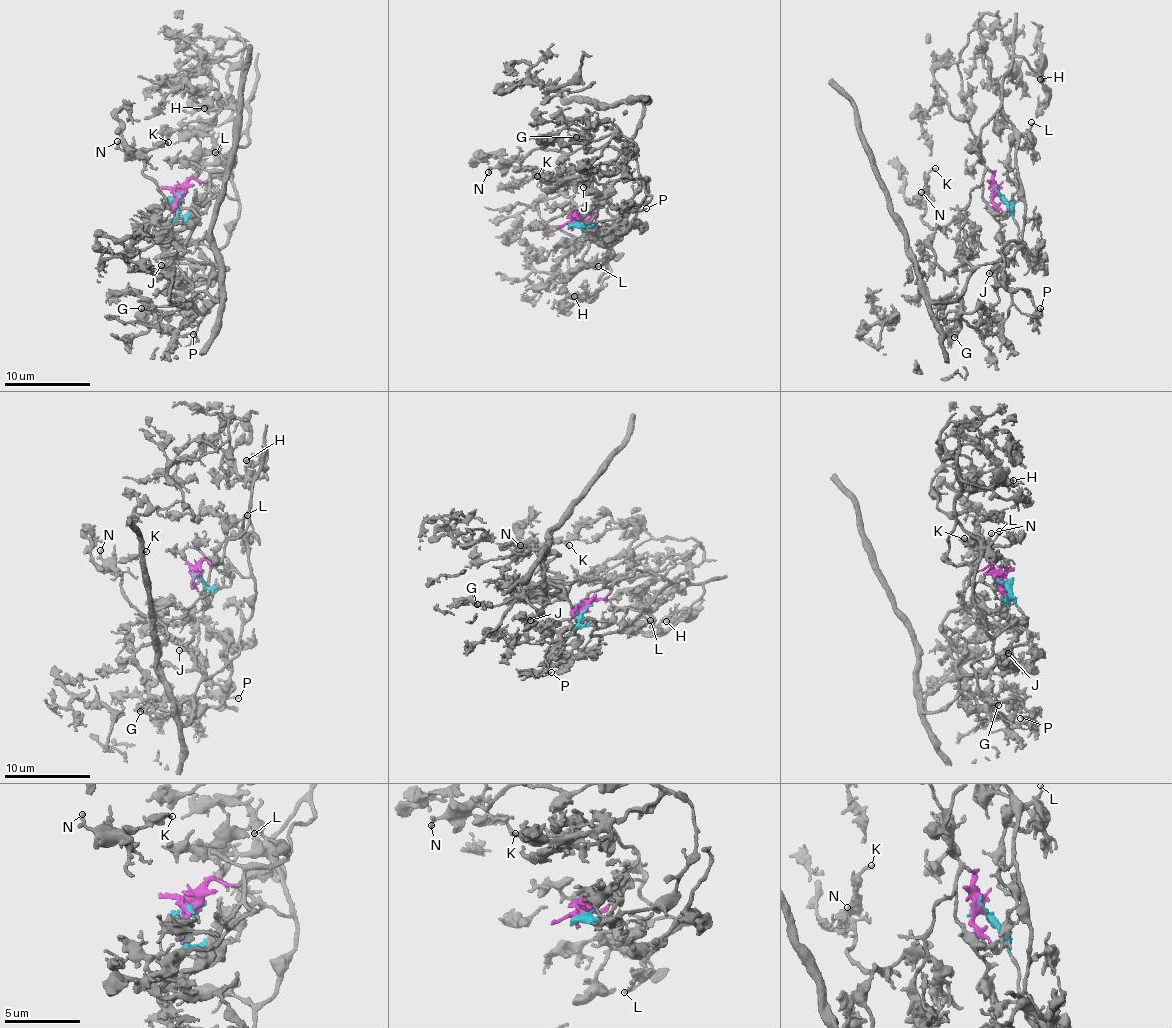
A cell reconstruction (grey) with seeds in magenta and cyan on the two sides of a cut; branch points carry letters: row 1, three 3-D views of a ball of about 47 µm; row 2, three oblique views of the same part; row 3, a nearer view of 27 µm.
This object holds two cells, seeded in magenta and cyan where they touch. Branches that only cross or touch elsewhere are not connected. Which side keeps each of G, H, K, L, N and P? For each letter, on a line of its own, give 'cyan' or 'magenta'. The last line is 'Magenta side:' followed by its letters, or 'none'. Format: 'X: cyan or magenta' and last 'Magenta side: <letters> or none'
G: cyan
H: magenta
K: cyan
L: magenta
N: cyan
P: magenta
Magenta side: H, L, P

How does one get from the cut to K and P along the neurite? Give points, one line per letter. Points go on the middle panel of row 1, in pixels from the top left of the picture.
K: (576, 217), (583, 228), (627, 210), (637, 162), (591, 148), (588, 134), (573, 152), (515, 161), (536, 177)
P: (576, 217), (610, 201), (618, 227), (607, 245), (642, 221), (648, 180), (648, 194), (632, 207), (647, 208)

